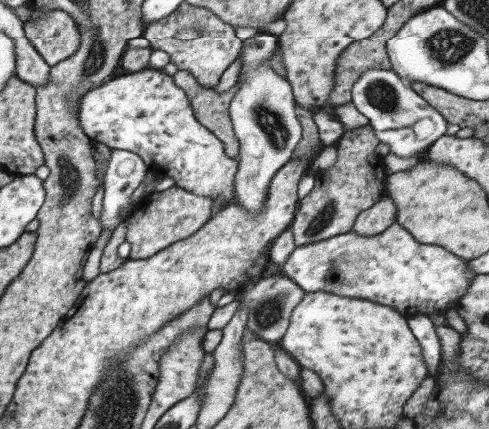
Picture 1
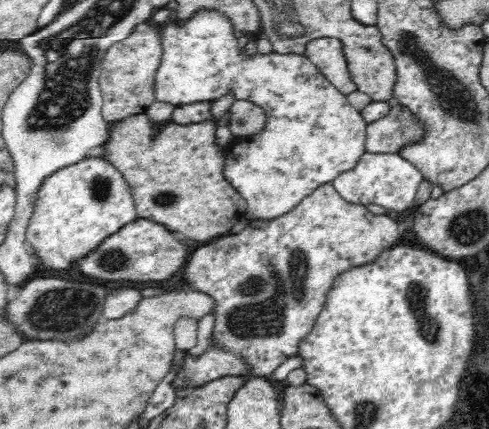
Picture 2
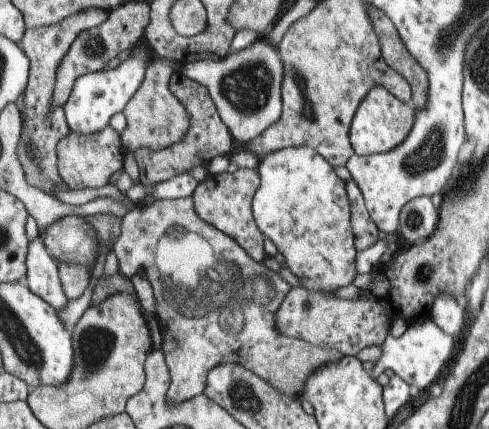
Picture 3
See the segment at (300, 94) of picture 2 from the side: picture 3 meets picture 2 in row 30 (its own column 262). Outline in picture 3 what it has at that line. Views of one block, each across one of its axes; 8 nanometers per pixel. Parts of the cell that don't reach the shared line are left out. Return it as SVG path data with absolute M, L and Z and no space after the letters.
M309 146L267 154L255 170L259 176L259 186L251 200L255 226L275 244L287 270L299 280L299 288L333 298L333 290L351 284L357 276L357 250L353 244L345 182L341 182L323 156Z

